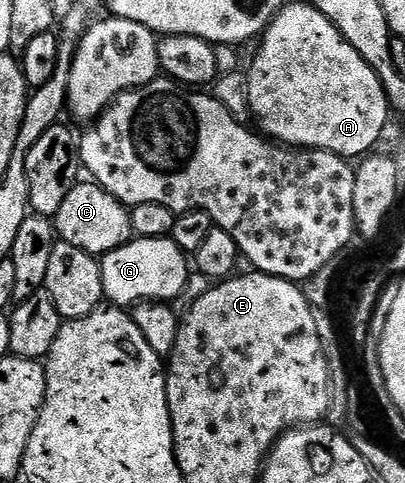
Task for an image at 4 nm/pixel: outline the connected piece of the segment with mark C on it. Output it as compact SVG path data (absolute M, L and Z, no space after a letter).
M93 181L74 185L52 220L59 240L97 257L116 250L134 237L130 209Z

